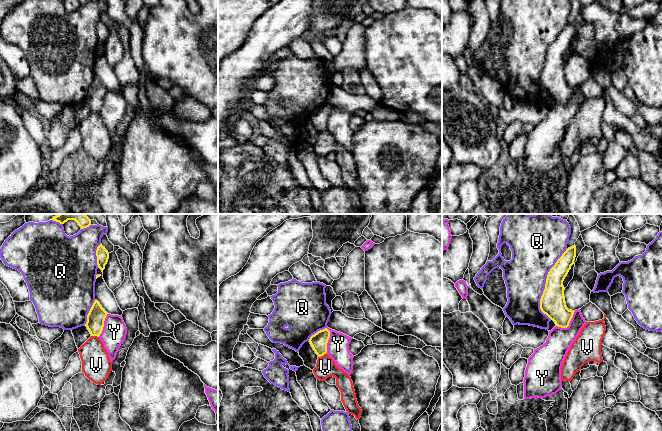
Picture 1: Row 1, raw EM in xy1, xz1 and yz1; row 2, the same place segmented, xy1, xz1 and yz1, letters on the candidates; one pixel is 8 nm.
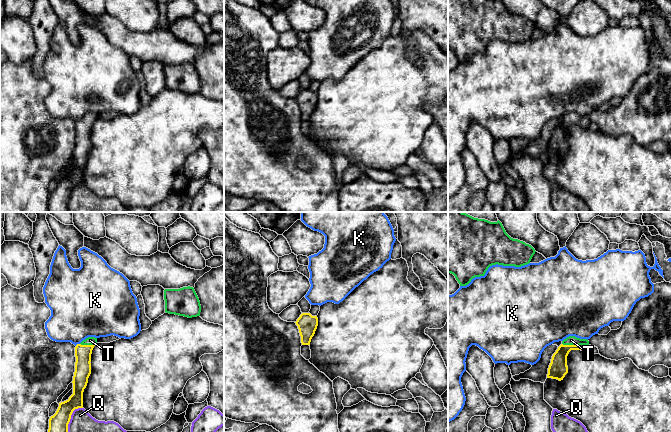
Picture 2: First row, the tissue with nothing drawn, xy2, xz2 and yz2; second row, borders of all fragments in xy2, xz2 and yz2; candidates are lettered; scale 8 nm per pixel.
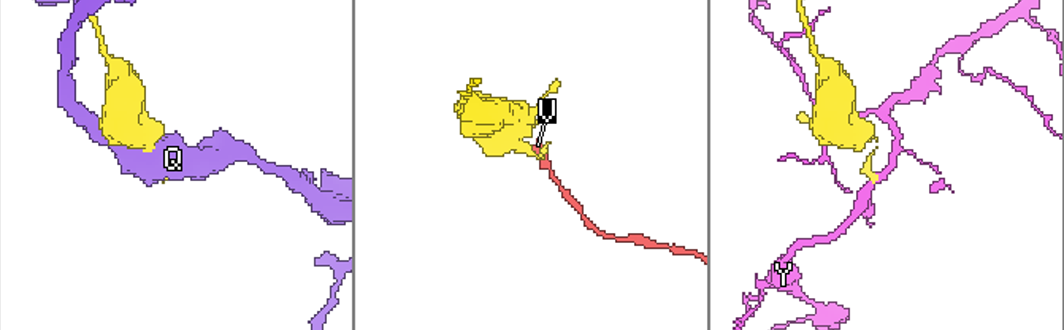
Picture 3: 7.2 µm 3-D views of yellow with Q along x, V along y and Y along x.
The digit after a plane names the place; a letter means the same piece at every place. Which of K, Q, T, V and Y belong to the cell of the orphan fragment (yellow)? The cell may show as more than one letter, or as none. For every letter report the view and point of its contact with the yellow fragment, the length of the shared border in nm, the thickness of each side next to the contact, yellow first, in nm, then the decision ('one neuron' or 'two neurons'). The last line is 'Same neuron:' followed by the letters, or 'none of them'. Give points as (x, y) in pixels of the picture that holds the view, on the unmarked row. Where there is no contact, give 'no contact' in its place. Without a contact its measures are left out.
K: meets yellow in xy2 at (77, 120); contact 40 nm long; 130 nm thick on the yellow side, 420 nm on the other; two neurons
Q: meets yellow in yz1 at (545, 60); contact 600 nm long; 200 nm thick on the yellow side, 340 nm on the other; two neurons
T: meets yellow in yz2 at (571, 121); contact 150 nm long; 150 nm thick on the yellow side, 80 nm on the other; one neuron
V: meets yellow in xz1 at (322, 131); contact 80 nm long; 140 nm thick on the yellow side, 160 nm on the other; two neurons
Y: meets yellow in yz1 at (568, 100); contact 200 nm long; 200 nm thick on the yellow side, 200 nm on the other; two neurons
Same neuron: T

